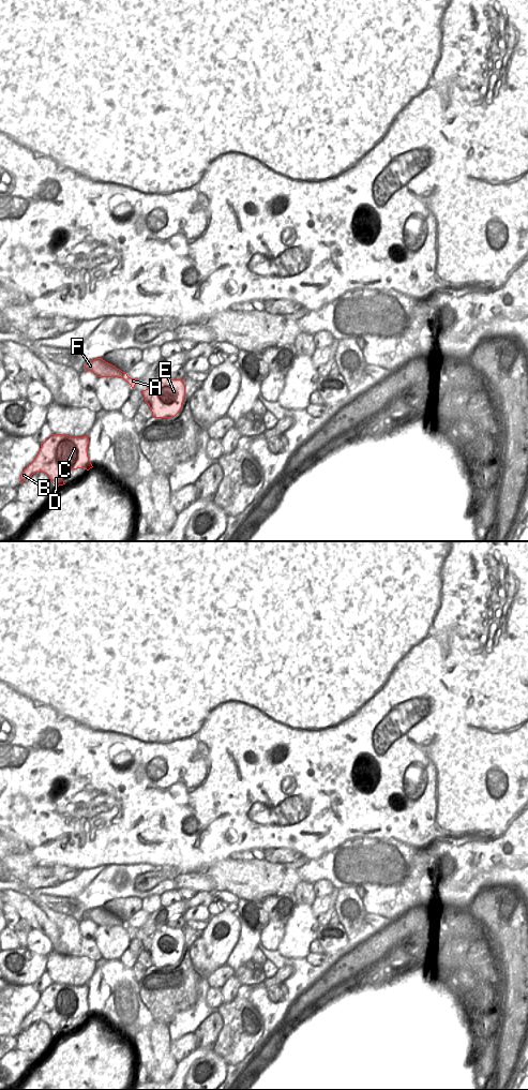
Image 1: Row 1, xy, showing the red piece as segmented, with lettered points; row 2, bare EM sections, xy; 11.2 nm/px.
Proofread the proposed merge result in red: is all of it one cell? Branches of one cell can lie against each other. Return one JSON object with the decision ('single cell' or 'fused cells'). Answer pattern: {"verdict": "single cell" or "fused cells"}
{"verdict": "fused cells"}

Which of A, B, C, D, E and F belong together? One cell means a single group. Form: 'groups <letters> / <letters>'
groups A E / B C D F

